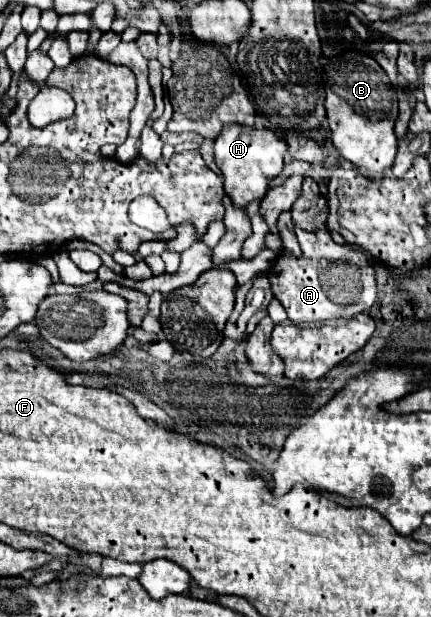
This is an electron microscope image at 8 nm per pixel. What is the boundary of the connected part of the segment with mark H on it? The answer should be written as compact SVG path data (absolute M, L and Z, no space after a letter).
M224 125L222 133L214 141L214 159L224 177L224 191L232 197L236 207L246 207L254 199L262 199L268 191L270 179L274 179L282 167L288 145L270 129L254 129L244 125Z

